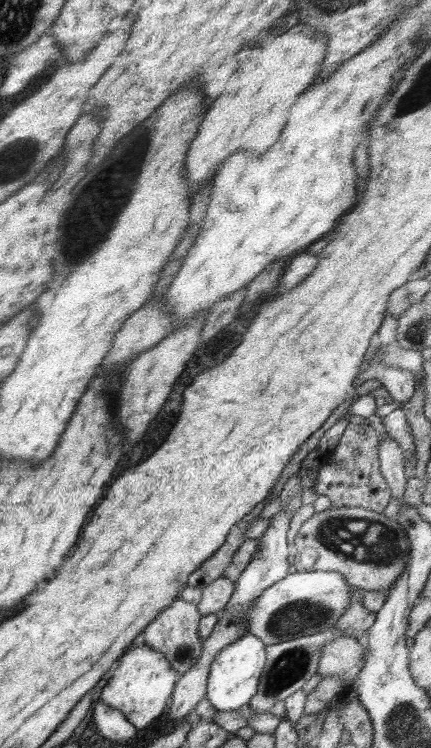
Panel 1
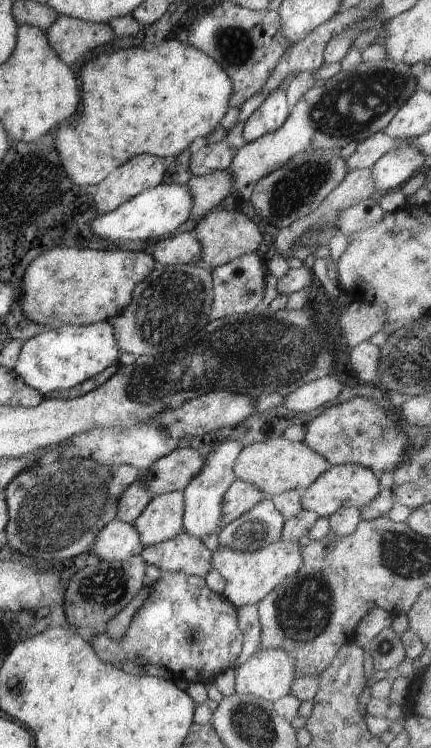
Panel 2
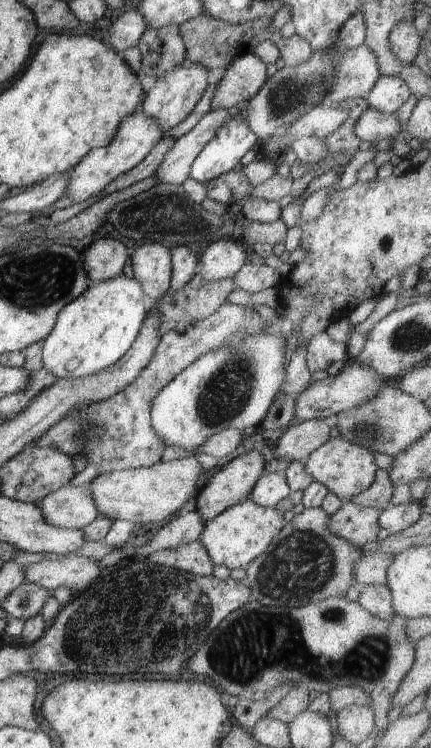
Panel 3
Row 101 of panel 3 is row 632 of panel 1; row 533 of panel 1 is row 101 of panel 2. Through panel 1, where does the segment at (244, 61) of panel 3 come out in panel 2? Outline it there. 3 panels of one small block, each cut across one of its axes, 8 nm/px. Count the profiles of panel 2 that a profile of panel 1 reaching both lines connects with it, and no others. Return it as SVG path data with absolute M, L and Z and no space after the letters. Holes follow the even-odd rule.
M282 89L272 91L246 120L243 127L245 142L252 142L268 132L278 130L286 122L291 108L286 99L286 91Z

